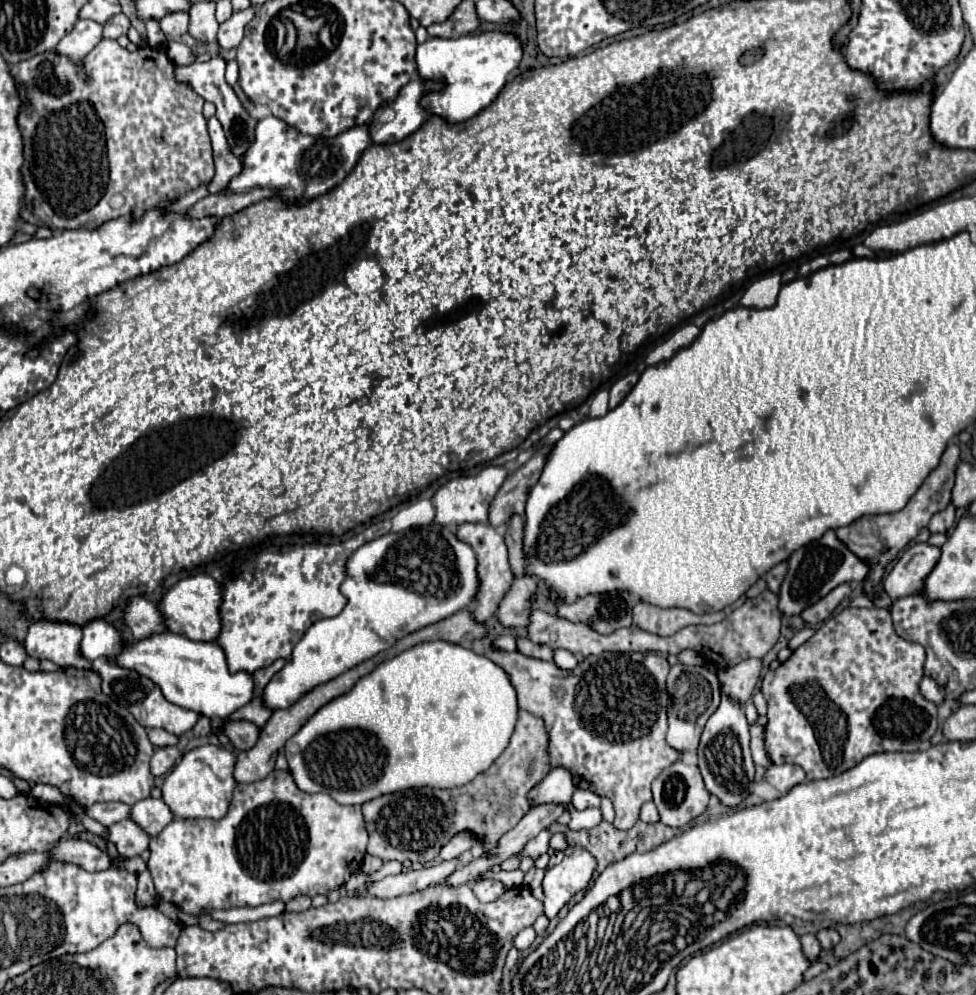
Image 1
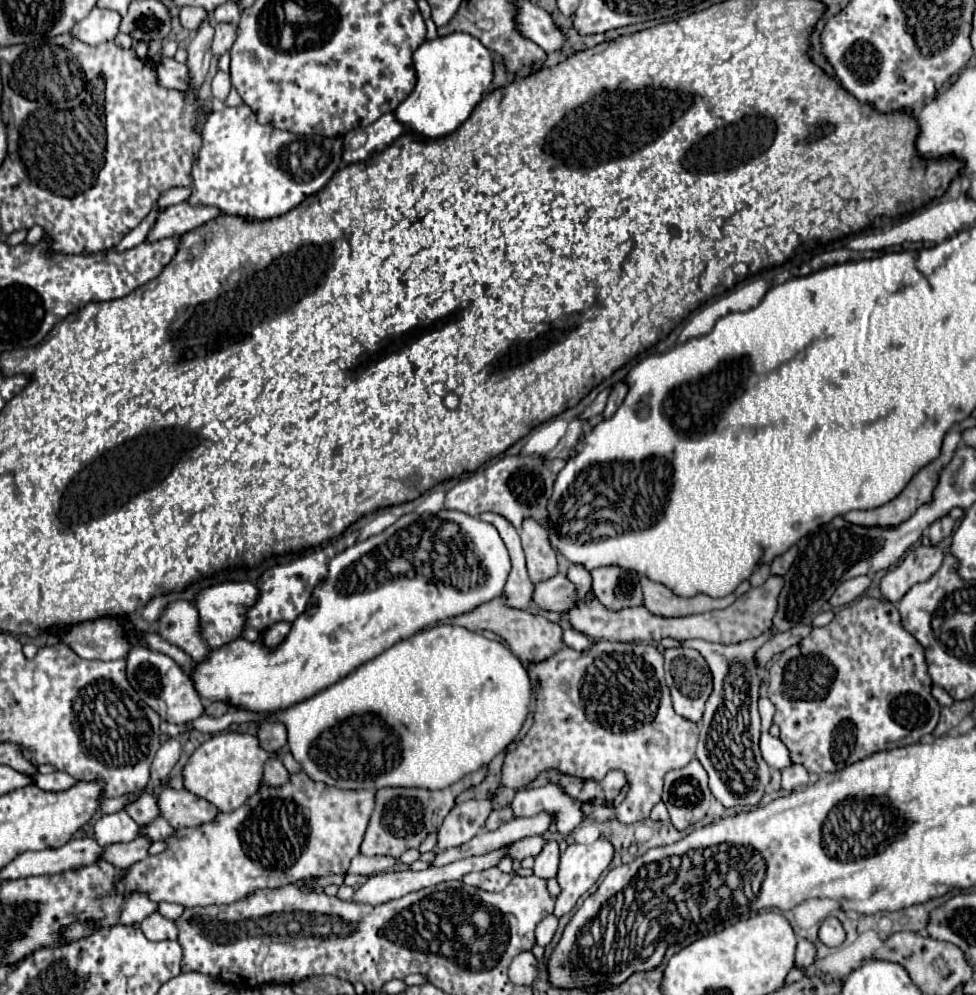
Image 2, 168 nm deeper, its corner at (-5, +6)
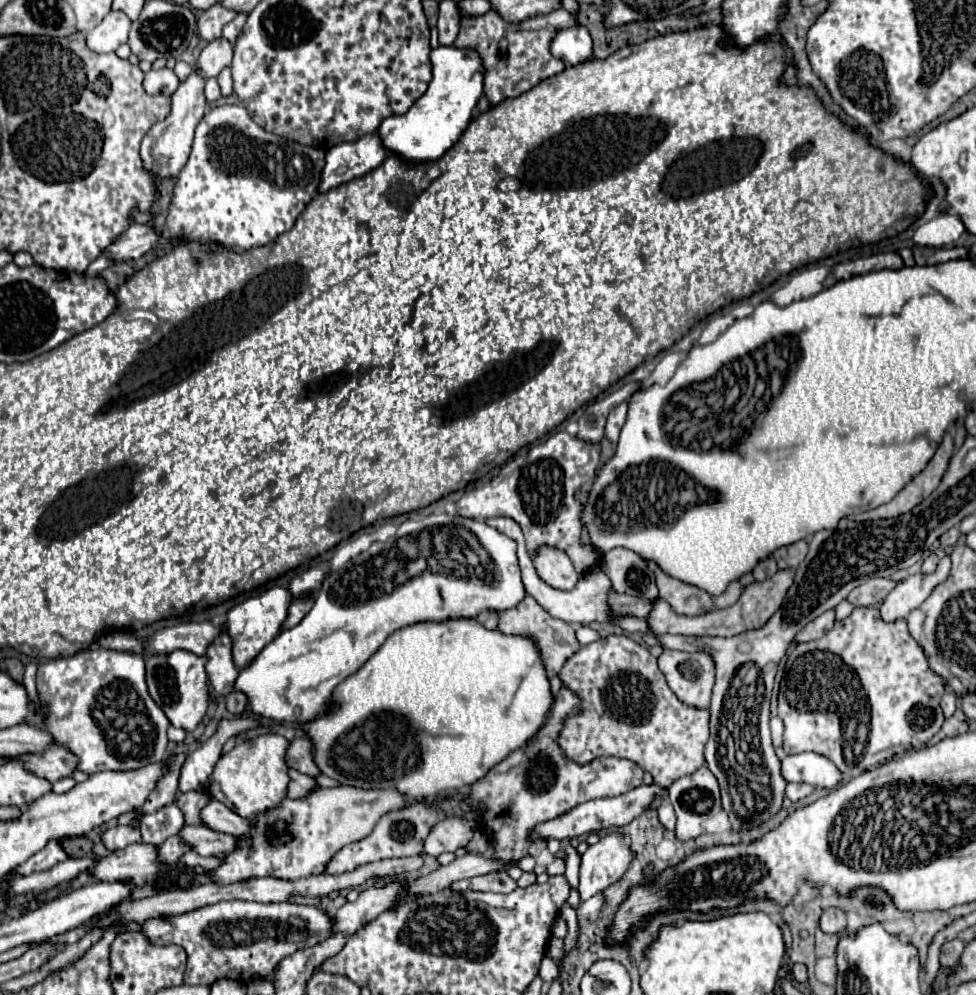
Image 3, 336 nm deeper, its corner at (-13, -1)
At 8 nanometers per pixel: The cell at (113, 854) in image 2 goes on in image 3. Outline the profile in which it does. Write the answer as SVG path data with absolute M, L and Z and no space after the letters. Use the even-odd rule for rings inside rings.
M171 836L171 838L167 838L163 844L159 844L159 846L155 846L155 848L157 848L157 856L159 856L159 860L161 860L163 864L173 864L173 862L177 862L177 860L181 858L181 854L189 850L187 846L183 846L183 844L179 842L179 836Z

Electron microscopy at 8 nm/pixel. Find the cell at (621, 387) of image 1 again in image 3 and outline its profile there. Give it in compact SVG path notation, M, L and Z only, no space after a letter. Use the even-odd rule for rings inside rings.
M621 402L619 406L615 406L607 418L607 426L605 426L605 436L609 438L609 442L615 446L615 442L619 440L619 432L623 428L623 422L627 418L627 402Z

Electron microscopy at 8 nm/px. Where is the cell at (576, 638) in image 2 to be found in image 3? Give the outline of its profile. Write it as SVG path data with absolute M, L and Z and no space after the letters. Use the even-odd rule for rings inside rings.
M579 626L577 628L577 640L579 640L581 646L585 646L585 644L591 644L591 642L597 642L599 634L595 630L587 628L587 626Z

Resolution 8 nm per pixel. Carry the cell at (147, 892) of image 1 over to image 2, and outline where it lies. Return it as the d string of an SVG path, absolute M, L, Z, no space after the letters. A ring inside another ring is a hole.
M131 893L131 897L127 899L127 903L123 905L119 923L121 925L133 925L133 923L141 923L147 915L155 913L157 905L147 897L147 895L139 895L139 893Z

